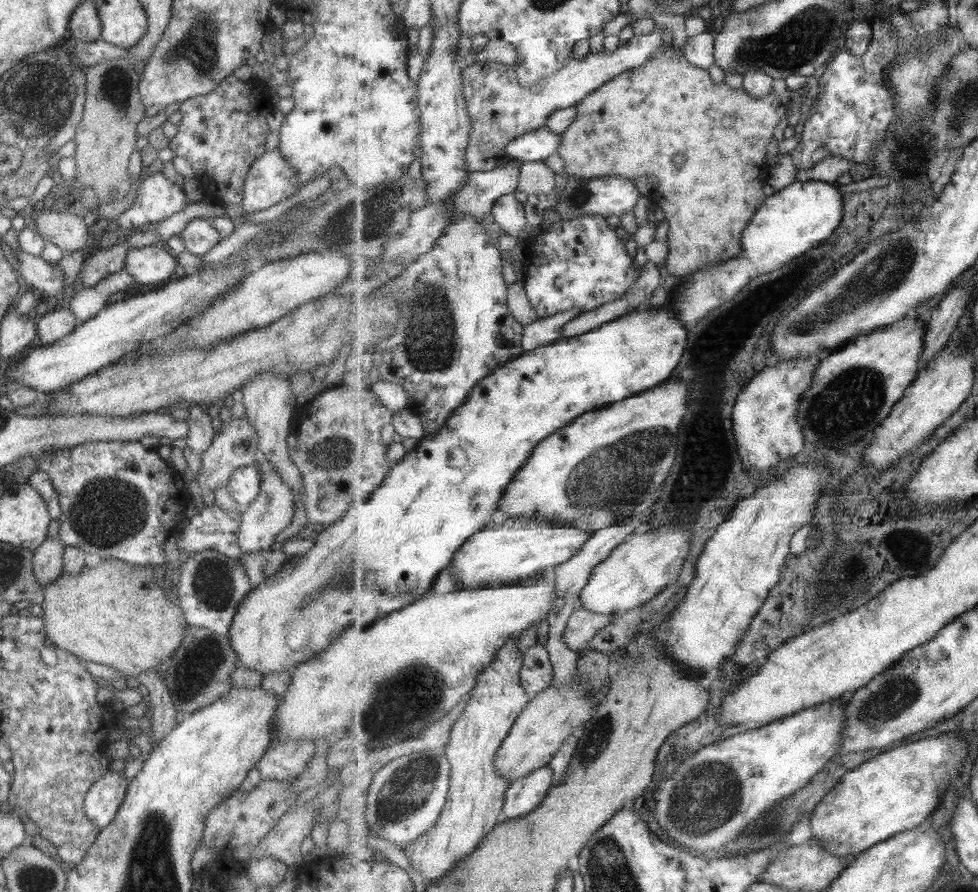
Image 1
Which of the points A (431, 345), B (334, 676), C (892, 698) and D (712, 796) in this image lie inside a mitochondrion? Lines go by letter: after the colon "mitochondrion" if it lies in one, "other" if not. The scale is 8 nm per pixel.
A: mitochondrion
B: other
C: mitochondrion
D: mitochondrion

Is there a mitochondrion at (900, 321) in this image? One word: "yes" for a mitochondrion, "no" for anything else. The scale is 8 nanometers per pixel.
no

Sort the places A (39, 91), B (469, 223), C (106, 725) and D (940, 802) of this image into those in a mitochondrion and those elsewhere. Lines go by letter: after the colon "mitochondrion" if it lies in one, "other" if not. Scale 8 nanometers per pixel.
A: mitochondrion
B: other
C: other
D: other

